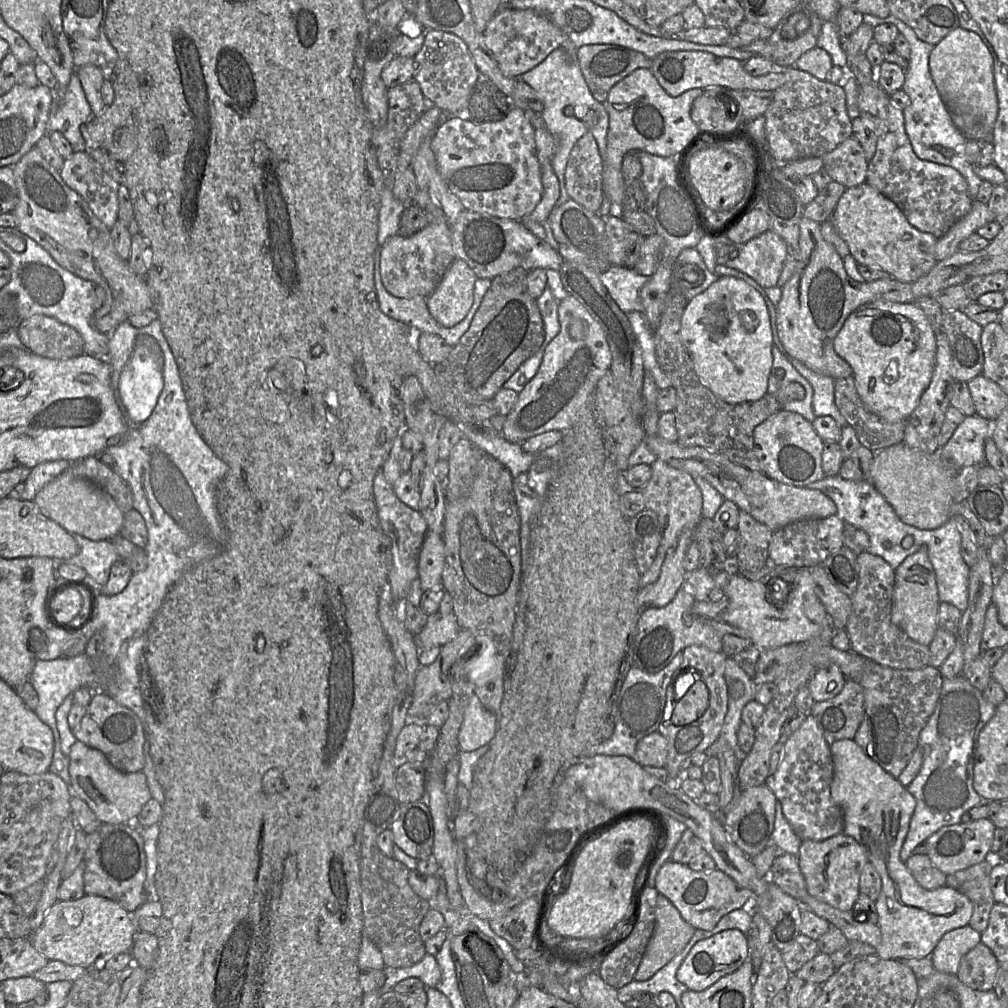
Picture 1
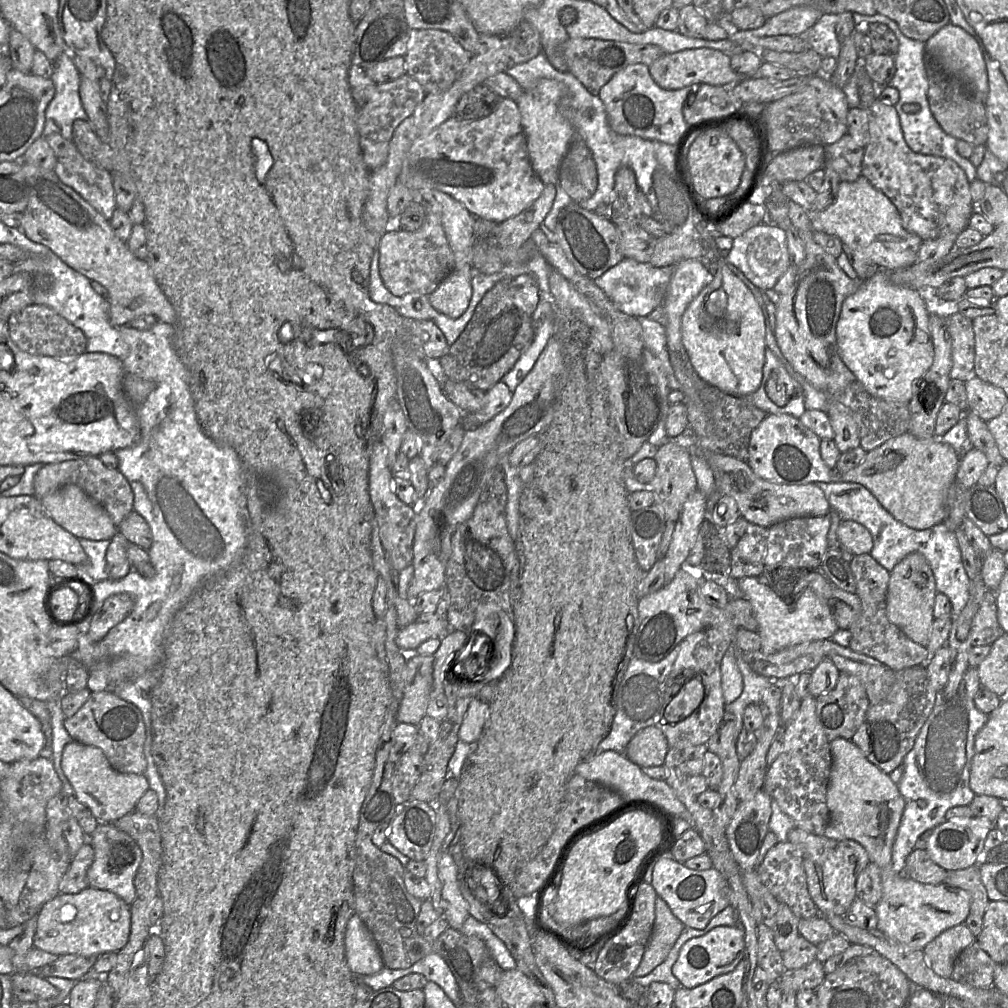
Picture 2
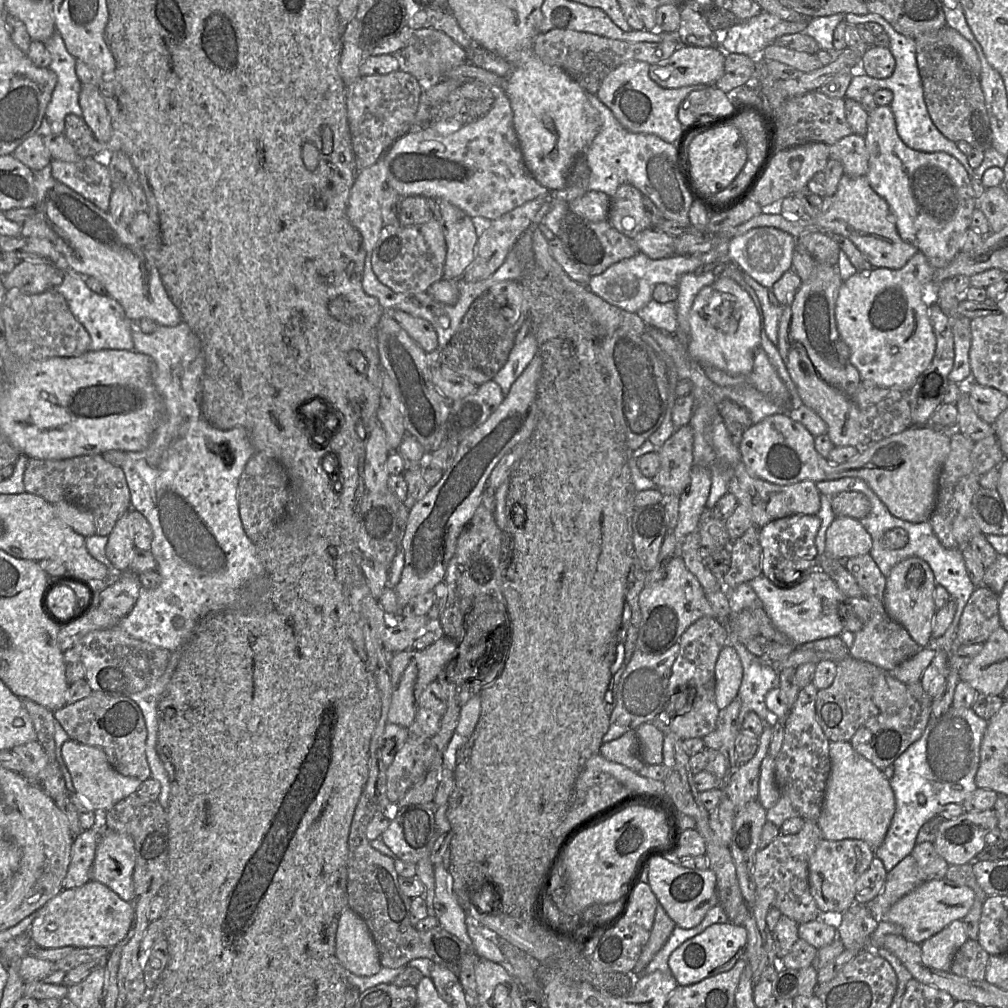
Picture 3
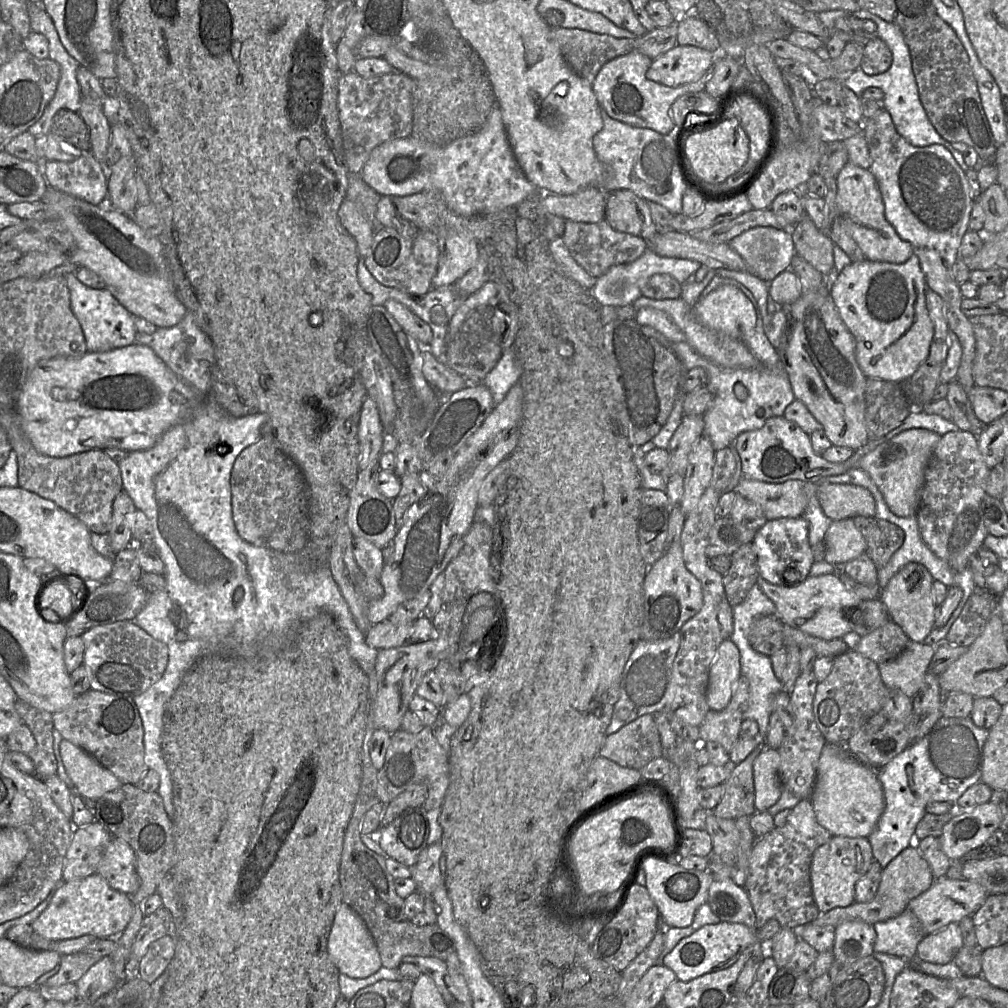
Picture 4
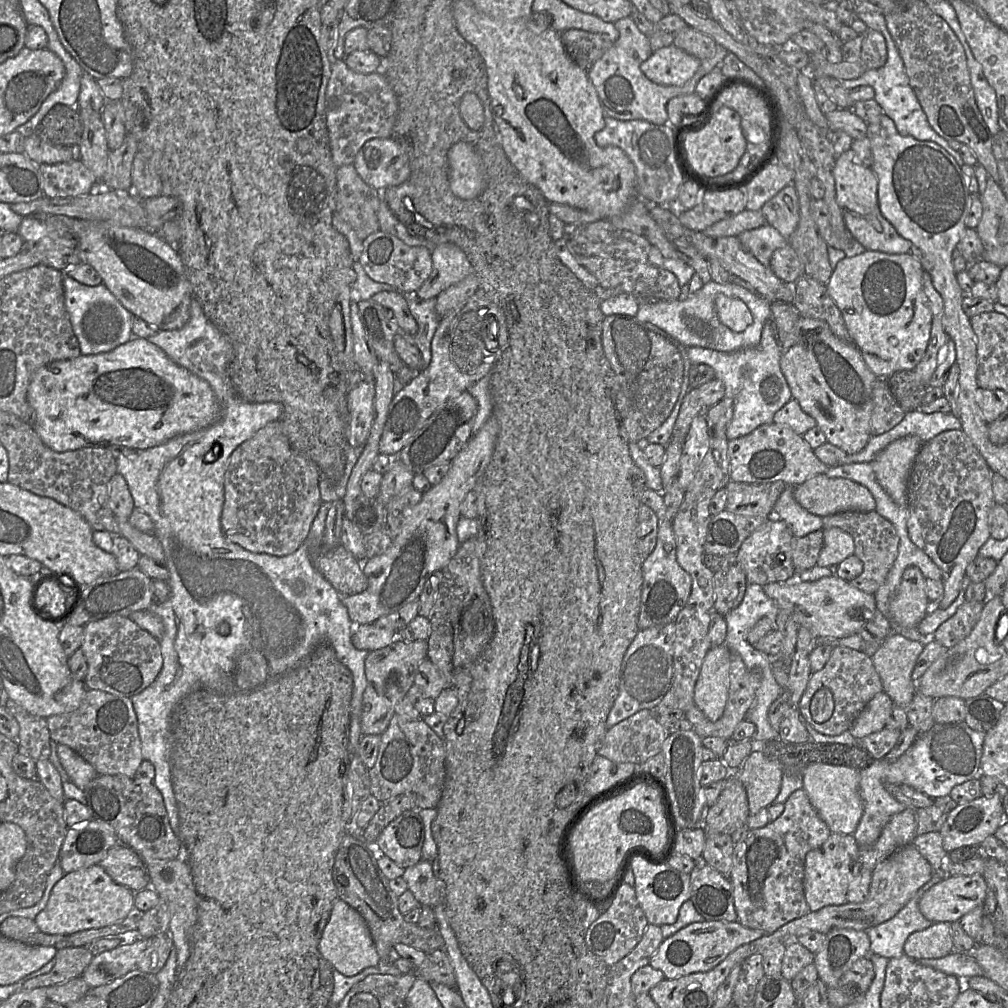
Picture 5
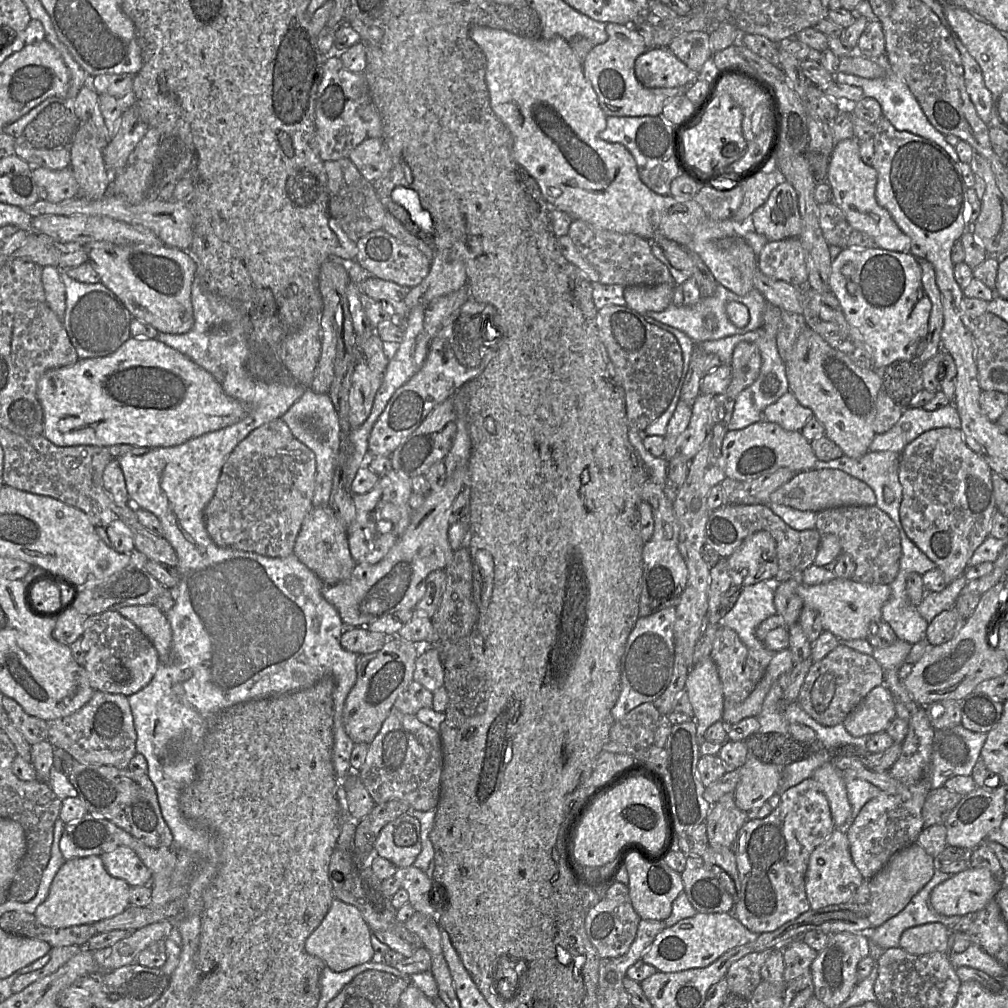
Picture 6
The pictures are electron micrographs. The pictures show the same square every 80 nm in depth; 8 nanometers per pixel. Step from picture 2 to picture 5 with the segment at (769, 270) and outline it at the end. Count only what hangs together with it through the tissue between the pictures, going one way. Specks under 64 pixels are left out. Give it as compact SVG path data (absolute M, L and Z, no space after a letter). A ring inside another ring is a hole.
M769 224L746 230L737 237L741 244L764 266L769 266L775 250L789 243L789 239L783 237L776 228Z

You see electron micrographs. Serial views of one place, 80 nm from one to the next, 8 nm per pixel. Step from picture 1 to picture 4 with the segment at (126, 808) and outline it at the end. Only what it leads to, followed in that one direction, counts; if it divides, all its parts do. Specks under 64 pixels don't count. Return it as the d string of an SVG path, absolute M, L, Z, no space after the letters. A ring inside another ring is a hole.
M68 740L60 743L60 755L66 772L82 797L95 801L123 783L93 756Z

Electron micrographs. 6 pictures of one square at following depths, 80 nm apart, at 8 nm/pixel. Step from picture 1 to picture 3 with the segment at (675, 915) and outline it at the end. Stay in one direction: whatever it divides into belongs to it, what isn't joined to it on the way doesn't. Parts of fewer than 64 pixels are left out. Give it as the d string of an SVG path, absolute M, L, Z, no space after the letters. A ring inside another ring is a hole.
M658 902L649 940L631 972L633 975L642 974L657 952L664 946L675 927L675 922Z

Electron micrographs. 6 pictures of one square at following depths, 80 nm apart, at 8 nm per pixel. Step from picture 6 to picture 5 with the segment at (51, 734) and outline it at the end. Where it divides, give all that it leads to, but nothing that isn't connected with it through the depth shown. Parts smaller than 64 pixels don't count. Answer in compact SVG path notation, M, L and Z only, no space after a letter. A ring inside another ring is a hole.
M87 689L79 707L69 713L46 718L51 740L65 744L91 764L99 774L135 777L143 762L141 741L138 733L137 716L129 697L117 696L101 690Z

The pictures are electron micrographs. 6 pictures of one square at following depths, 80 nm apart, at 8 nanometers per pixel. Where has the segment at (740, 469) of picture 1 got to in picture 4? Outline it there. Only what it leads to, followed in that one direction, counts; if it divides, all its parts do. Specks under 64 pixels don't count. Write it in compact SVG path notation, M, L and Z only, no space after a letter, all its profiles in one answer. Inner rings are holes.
M742 477L734 491L757 504L767 520L794 518L802 516L808 499L804 492L805 481L788 480L781 483L769 483Z

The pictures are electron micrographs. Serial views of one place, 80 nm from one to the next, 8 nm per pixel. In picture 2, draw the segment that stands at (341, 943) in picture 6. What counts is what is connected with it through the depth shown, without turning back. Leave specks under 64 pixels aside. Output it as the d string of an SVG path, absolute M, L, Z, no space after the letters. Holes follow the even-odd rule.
M357 914L347 922L344 941L346 961L355 976L376 974L384 968L378 945Z

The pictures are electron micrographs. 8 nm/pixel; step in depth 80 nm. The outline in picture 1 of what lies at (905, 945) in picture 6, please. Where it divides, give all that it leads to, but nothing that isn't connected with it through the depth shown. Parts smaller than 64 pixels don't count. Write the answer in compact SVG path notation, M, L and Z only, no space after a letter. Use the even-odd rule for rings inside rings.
M969 925L947 932L930 955L934 968L956 975L962 957L980 942L981 934Z

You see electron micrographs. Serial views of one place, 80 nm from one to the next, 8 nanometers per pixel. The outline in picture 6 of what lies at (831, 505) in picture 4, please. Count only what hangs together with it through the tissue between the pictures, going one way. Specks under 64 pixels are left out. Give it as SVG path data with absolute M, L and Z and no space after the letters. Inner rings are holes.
M812 469L794 476L769 496L769 501L798 510L819 512L840 506L873 506L876 496L863 481L837 469Z

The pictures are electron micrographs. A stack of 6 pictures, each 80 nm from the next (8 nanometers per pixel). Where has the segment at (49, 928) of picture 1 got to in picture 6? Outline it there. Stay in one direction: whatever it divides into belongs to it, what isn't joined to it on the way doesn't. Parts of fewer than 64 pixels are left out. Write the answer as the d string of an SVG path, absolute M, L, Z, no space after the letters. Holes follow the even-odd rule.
M100 856L66 860L56 873L47 898L37 906L34 916L42 925L52 928L94 924L116 916L130 906L130 889L127 882L106 871Z

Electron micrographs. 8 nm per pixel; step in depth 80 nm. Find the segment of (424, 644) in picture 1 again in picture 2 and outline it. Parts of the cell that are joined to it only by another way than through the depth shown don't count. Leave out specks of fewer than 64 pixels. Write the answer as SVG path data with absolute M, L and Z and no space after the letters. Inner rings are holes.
M422 613L414 622L399 629L396 643L404 652L413 653L424 641L430 638L441 638L450 630L445 616Z

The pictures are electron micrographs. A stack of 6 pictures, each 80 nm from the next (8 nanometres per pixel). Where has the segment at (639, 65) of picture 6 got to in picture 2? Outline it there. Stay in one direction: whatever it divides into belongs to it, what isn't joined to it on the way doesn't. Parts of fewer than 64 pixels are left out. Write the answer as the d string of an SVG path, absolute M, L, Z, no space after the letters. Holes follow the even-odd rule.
M693 48L686 49L680 52L665 54L656 61L654 61L650 66L650 74L654 81L663 89L666 90L677 90L686 86L694 84L709 84L709 85L719 85L724 87L731 87L732 85L737 84L743 78L751 77L742 77L734 72L730 65L730 56L725 53L713 49L713 48Z

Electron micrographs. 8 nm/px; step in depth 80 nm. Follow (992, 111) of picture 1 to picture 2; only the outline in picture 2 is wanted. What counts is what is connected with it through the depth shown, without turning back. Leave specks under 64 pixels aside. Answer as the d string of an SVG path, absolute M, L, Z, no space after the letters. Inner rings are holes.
M949 23L930 37L925 45L928 54L933 55L950 73L959 75L967 91L984 103L989 90L986 63L978 43L970 34Z

